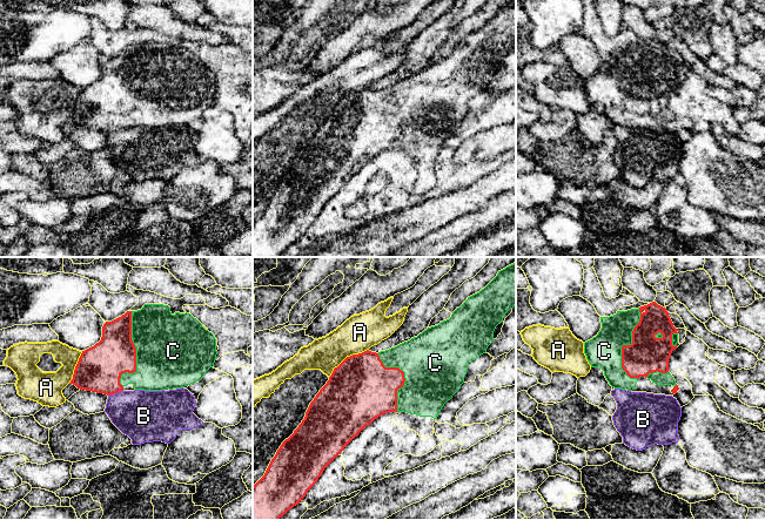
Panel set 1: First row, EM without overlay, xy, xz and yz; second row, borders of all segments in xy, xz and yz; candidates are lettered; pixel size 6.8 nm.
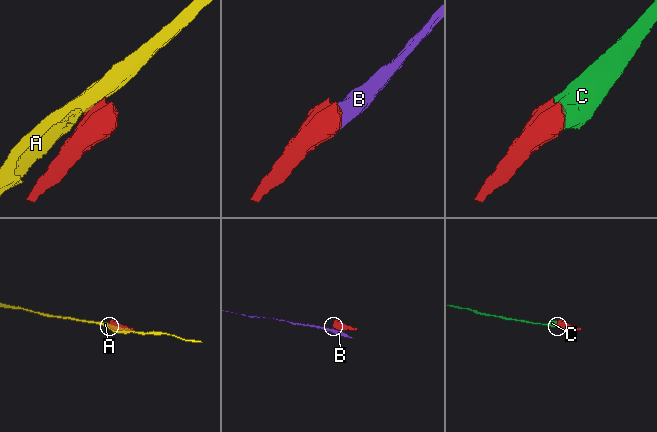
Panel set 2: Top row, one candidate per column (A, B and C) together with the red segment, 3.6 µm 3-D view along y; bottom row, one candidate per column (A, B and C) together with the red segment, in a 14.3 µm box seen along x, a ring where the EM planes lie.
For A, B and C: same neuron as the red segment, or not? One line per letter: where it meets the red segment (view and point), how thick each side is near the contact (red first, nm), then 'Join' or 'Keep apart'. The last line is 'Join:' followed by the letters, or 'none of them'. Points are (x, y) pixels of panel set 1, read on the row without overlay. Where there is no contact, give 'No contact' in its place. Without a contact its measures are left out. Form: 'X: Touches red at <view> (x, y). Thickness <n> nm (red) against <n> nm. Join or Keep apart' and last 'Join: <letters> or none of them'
A: Touches red at xz (347, 94). Thickness 460 nm (red) against 240 nm. Keep apart
B: Touches red at xy (115, 129). Thickness 300 nm (red) against 360 nm. Keep apart
C: Touches red at xy (135, 90). Thickness 300 nm (red) against 500 nm. Join
Join: C

